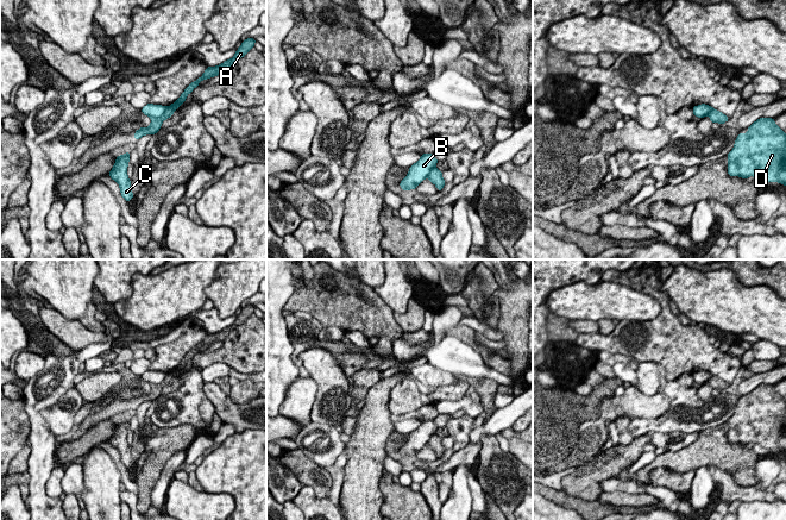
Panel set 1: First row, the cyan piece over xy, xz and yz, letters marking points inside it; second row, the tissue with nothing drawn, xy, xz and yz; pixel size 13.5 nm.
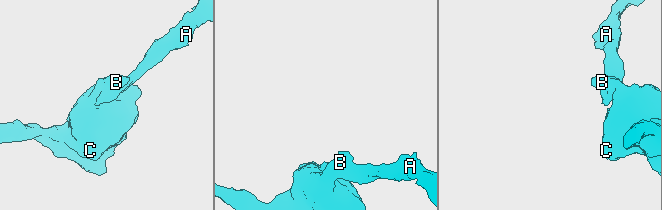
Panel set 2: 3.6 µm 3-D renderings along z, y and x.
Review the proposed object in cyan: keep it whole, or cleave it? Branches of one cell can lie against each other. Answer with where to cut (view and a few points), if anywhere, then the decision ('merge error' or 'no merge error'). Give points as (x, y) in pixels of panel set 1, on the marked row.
cut xy (167, 107), (161, 116), (151, 118); merge error

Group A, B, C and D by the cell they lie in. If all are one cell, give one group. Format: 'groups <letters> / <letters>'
groups A / B C D

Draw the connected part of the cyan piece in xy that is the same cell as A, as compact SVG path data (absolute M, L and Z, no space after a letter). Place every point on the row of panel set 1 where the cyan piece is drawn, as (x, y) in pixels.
M247 38L245 39L240 48L237 49L235 55L228 59L221 63L216 67L207 67L206 71L201 77L199 77L196 81L191 82L182 93L182 95L178 98L177 101L175 101L172 105L166 107L166 111L164 114L159 118L151 118L151 124L149 127L140 127L134 133L134 139L138 140L140 137L145 134L155 134L159 131L162 123L170 118L172 113L186 101L186 98L189 93L193 93L193 89L199 86L199 83L206 79L214 77L216 75L224 75L227 69L239 58L244 57L253 46L254 46L256 39L254 38Z

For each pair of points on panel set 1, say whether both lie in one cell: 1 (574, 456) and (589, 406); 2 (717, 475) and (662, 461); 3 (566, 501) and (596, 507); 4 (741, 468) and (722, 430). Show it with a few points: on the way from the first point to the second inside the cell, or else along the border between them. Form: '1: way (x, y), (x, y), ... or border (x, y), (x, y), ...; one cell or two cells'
1: way (574, 444), (574, 420), (577, 418); one cell
2: border (708, 465), (723, 469), (733, 480); two cells
3: way (573, 502), (582, 507), (589, 507); one cell
4: way (731, 458), (722, 449), (722, 439); one cell

